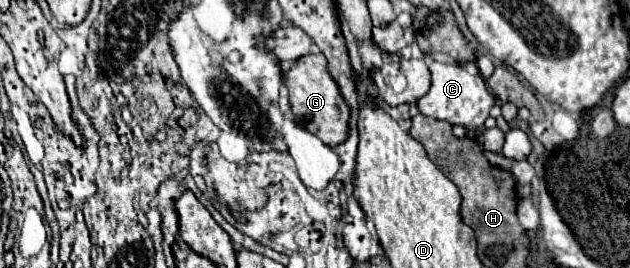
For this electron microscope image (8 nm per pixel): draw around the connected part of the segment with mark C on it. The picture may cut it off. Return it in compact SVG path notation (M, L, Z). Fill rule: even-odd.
M442 59L430 61L428 69L432 73L432 87L418 101L420 113L426 117L448 121L452 125L464 125L466 129L482 127L484 119L488 117L490 107L494 105L494 95L486 89L484 79L480 75L470 75L456 61L442 61Z

